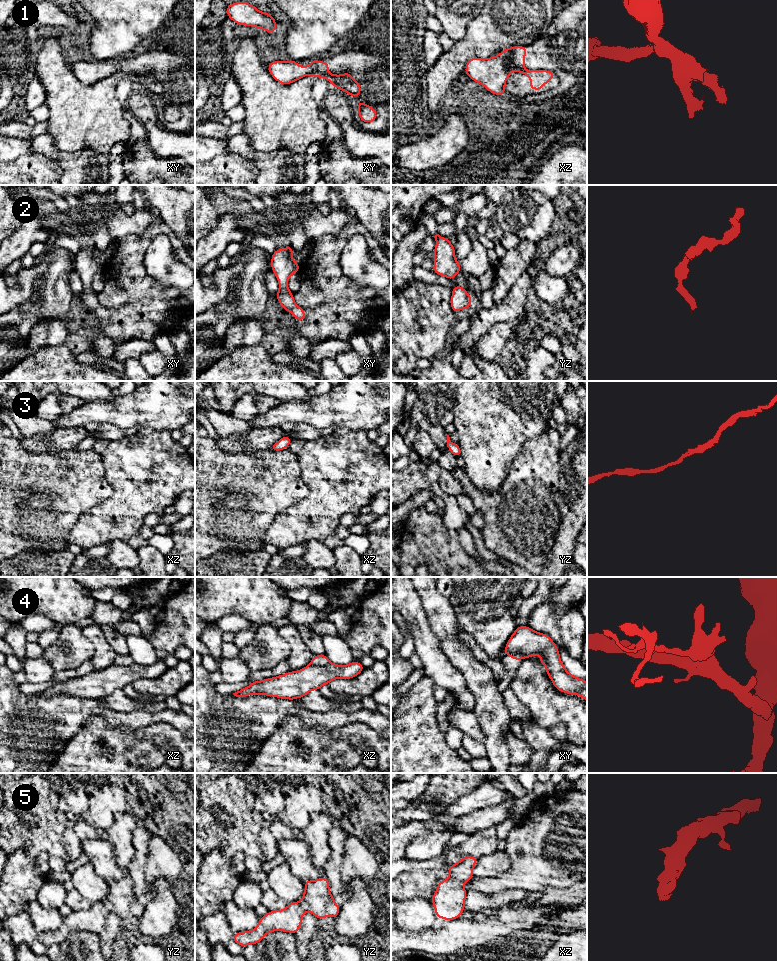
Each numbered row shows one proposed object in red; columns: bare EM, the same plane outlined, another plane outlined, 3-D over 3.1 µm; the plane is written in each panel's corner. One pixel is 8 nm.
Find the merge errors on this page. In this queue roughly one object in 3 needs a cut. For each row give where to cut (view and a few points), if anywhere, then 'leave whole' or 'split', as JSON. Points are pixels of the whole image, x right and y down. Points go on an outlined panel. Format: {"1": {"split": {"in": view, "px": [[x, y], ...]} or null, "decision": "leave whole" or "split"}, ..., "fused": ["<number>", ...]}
{"1": {"split": null, "decision": "leave whole"}, "2": {"split": null, "decision": "leave whole"}, "3": {"split": null, "decision": "leave whole"}, "4": {"split": {"in": "xy", "px": [[505, 654], [520, 652], [525, 657]]}, "decision": "split"}, "5": {"split": null, "decision": "leave whole"}, "fused": ["4"]}

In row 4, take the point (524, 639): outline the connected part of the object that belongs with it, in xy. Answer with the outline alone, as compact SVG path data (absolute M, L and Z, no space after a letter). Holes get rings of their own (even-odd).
M517 626L505 645L504 655L509 652L521 652L524 654L525 658L530 658L538 654L541 657L539 663L545 665L546 674L550 677L550 680L558 691L570 695L579 695L582 699L587 701L587 682L581 678L575 677L566 670L561 661L557 645L545 633L536 632L529 626Z

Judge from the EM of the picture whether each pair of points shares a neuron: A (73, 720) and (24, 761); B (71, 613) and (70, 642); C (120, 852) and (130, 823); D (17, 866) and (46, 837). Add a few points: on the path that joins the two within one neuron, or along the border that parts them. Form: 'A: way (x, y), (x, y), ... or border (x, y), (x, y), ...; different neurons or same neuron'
A: way (59, 720), (56, 720), (29, 747); same neuron
B: border (73, 623), (59, 626); different neurons
C: way (122, 845), (123, 830); same neuron
D: border (10, 852), (22, 849), (33, 859); different neurons

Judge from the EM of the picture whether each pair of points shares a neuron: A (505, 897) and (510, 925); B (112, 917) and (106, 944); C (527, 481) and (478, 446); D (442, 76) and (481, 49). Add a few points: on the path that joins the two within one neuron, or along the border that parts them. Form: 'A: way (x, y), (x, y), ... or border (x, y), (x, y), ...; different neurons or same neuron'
A: border (509, 904), (502, 905), (497, 909); different neurons
B: way (112, 924), (107, 937); same neuron
C: border (521, 447), (508, 475), (498, 488); different neurons
D: way (452, 66), (471, 49); same neuron

